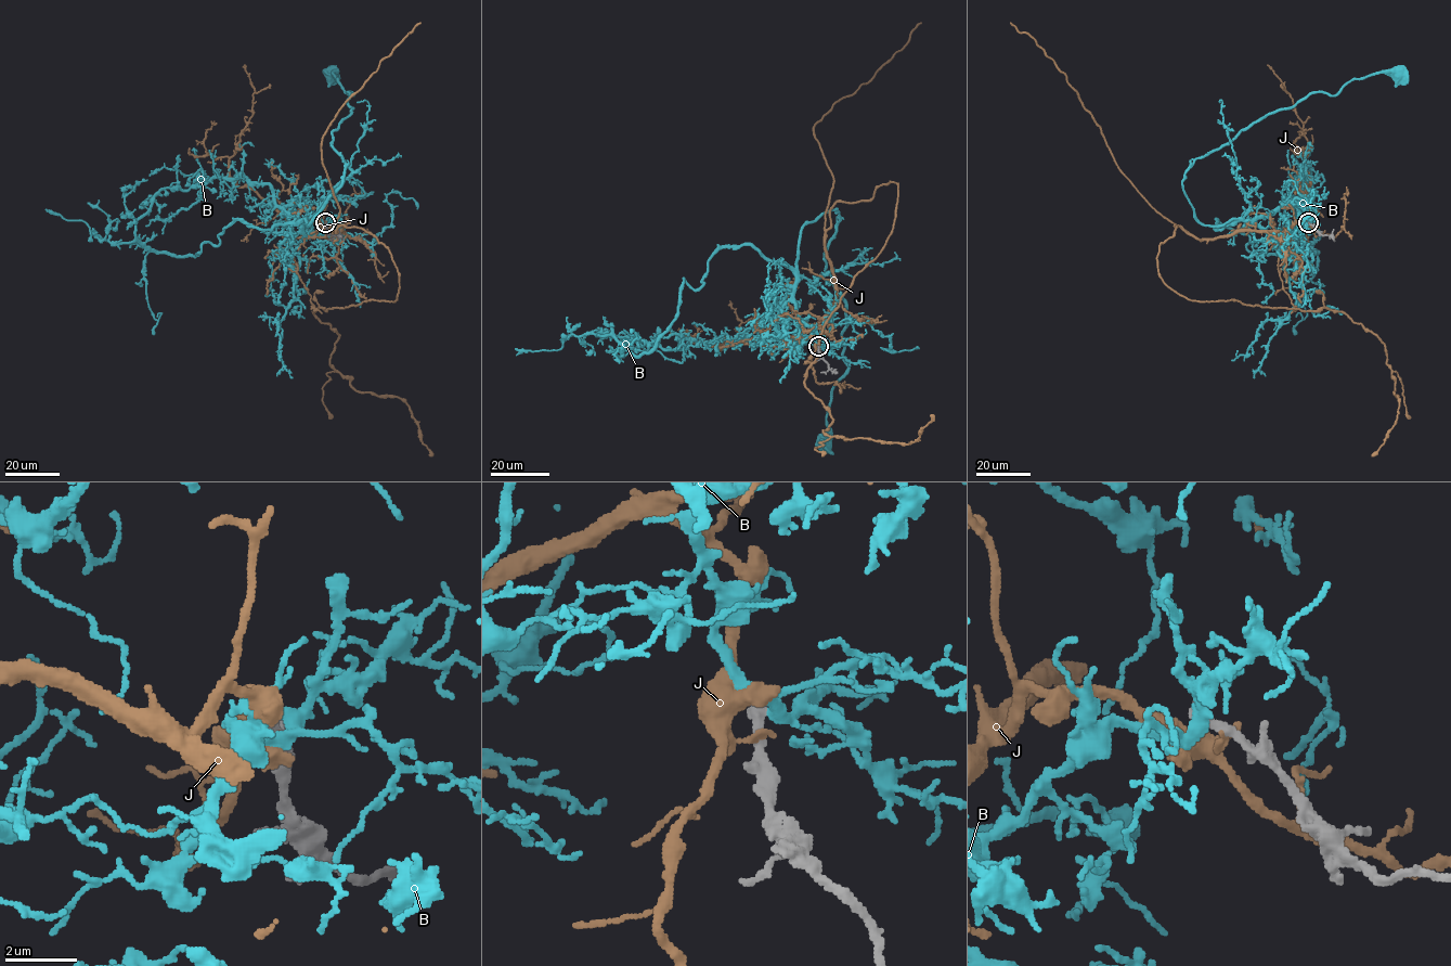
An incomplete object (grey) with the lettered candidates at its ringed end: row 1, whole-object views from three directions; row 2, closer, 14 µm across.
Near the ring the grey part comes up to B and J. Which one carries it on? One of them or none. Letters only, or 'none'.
none

